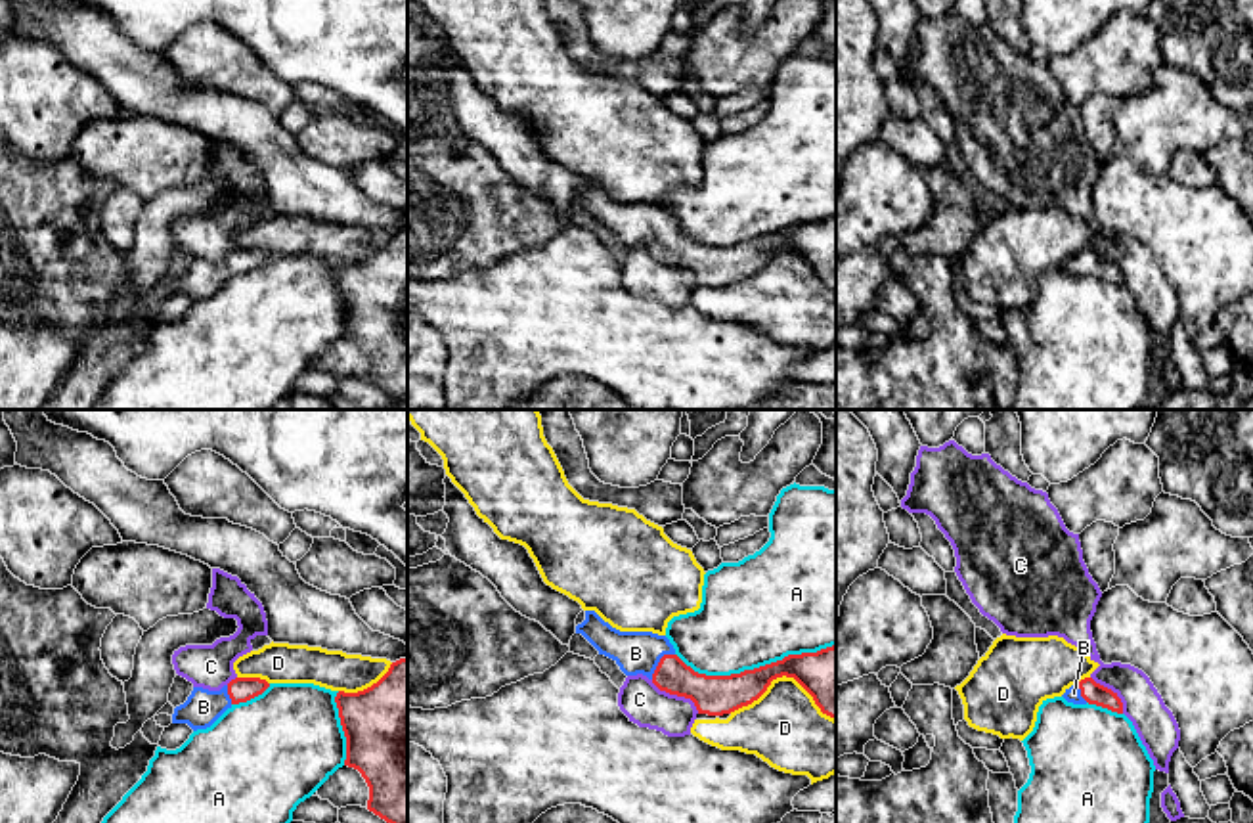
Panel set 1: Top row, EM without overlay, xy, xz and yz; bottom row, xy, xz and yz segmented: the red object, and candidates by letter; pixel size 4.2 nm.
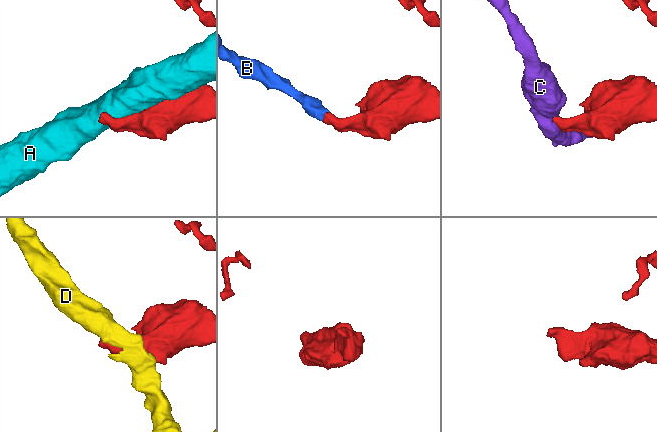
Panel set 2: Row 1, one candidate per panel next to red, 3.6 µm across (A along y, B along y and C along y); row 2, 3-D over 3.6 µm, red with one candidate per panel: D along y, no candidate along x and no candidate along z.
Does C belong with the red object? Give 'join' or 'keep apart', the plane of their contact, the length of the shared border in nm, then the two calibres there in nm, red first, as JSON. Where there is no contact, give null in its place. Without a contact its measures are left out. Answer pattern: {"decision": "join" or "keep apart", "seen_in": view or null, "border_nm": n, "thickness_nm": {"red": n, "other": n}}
{"decision": "keep apart", "seen_in": "xz", "border_nm": 240, "thickness_nm": {"red": 170, "other": 180}}

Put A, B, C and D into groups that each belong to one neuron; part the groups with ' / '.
A / B / C / D

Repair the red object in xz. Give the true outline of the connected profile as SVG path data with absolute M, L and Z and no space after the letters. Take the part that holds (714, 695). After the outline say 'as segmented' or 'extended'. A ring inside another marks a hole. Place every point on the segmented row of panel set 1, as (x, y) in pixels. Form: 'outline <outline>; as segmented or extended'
outline M595 611L576 626L597 651L612 658L626 676L647 676L660 691L691 699L698 714L723 716L758 701L773 679L794 678L823 714L836 720L836 645L817 653L788 655L782 660L731 676L694 672L666 635L620 632Z; extended

